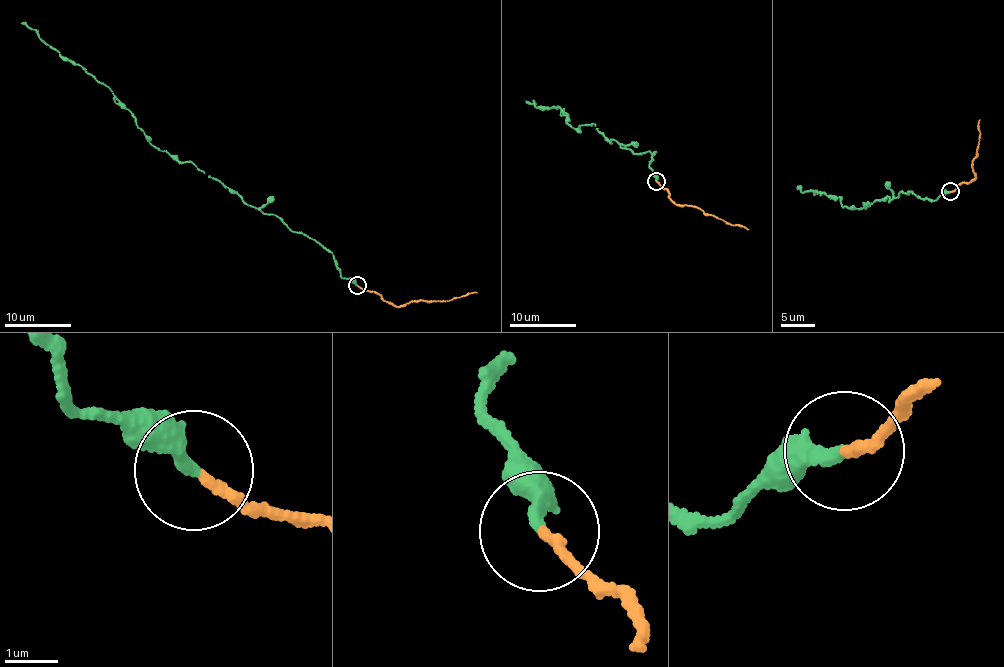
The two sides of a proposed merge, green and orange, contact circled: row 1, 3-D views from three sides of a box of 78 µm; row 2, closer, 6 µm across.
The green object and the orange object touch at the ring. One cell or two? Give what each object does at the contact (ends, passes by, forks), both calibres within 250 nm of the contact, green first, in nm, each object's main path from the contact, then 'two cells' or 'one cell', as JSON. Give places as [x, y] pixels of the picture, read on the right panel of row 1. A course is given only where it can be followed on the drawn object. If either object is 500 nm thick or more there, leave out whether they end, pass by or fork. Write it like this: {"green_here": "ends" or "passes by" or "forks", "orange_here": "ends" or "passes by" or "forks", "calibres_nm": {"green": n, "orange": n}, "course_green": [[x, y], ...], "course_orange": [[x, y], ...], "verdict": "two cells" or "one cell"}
{"green_here": "ends", "orange_here": "ends", "calibres_nm": {"green": 280, "orange": 180}, "course_green": [[951, 192], [929, 201], [899, 192], [891, 201], [887, 196], [849, 209], [839, 198], [797, 190]], "course_orange": [[950, 191], [975, 176], [971, 164], [977, 147], [980, 119]], "verdict": "one cell"}

